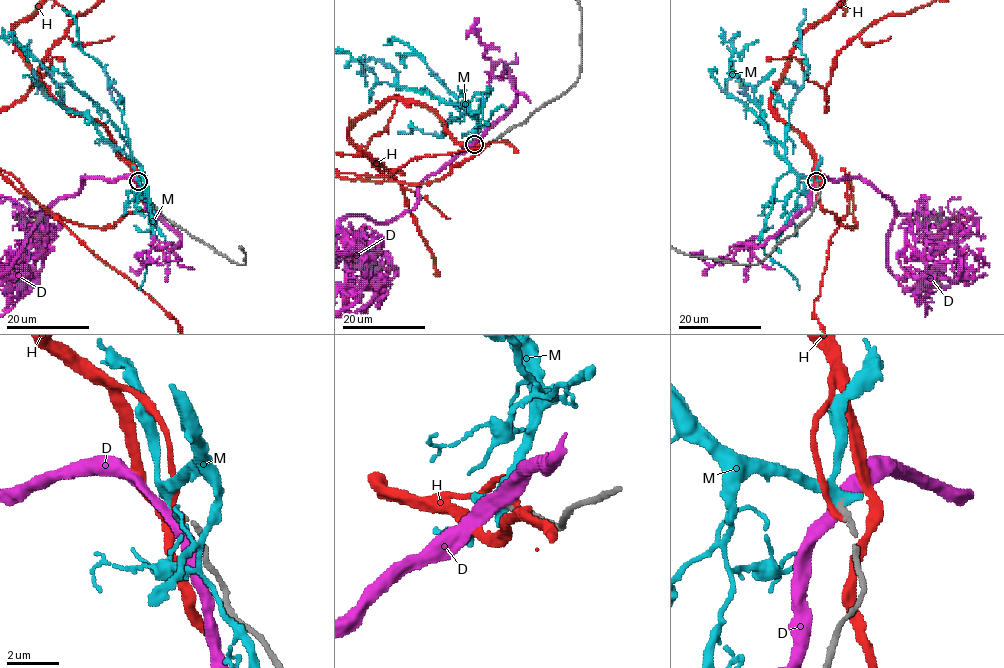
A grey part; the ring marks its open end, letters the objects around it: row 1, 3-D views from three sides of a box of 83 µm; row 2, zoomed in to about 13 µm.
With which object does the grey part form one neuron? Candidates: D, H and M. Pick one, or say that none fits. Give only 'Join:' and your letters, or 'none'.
Join: M

